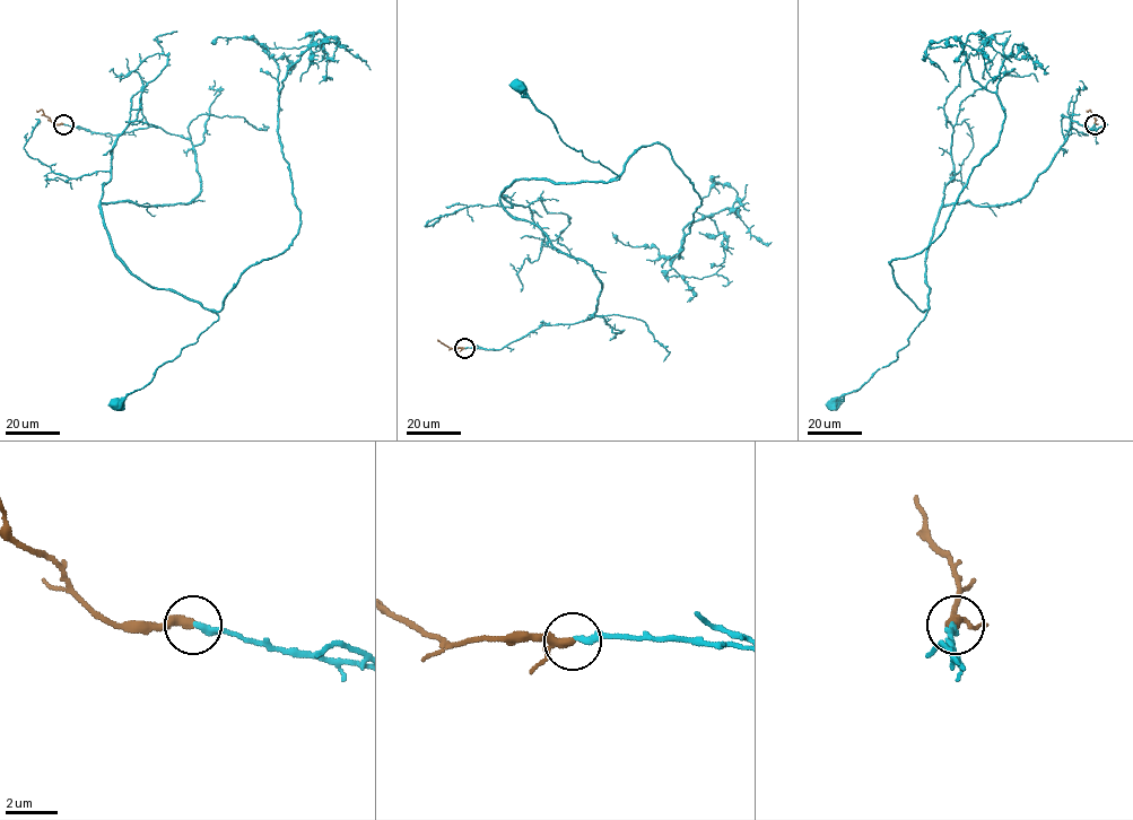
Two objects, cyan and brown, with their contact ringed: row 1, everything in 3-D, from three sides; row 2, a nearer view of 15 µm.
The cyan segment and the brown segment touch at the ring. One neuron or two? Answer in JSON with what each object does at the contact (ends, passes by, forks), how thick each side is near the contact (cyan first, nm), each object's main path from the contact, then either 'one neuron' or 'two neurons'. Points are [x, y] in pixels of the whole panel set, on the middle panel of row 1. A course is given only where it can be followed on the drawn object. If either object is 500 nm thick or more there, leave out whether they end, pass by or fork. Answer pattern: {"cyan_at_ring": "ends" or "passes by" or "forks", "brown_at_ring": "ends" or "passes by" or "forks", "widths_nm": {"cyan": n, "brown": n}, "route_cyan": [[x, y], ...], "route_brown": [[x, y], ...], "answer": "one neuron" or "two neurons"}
{"cyan_at_ring": "ends", "brown_at_ring": "passes by", "widths_nm": {"cyan": 240, "brown": 260}, "route_cyan": [[464, 347], [587, 320], [601, 289], [500, 201], [514, 181], [619, 177], [568, 146], [520, 86]], "route_brown": [[464, 348], [451, 348], [437, 339]], "answer": "one neuron"}

